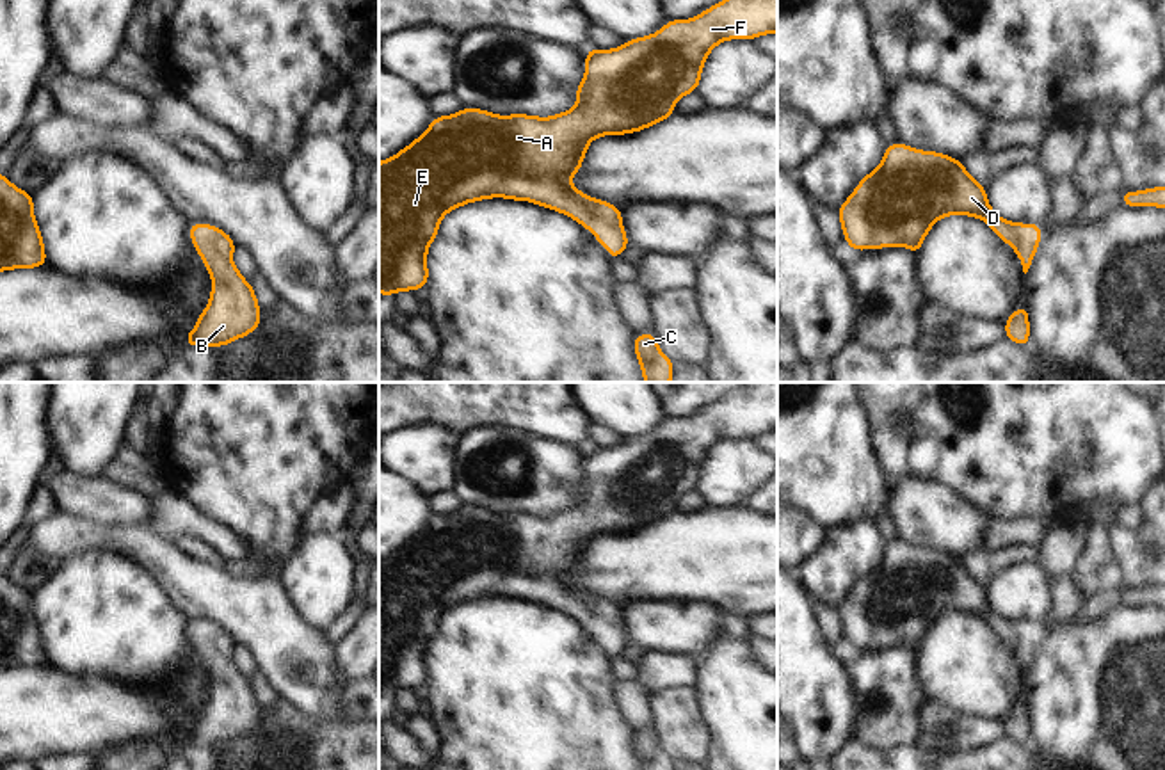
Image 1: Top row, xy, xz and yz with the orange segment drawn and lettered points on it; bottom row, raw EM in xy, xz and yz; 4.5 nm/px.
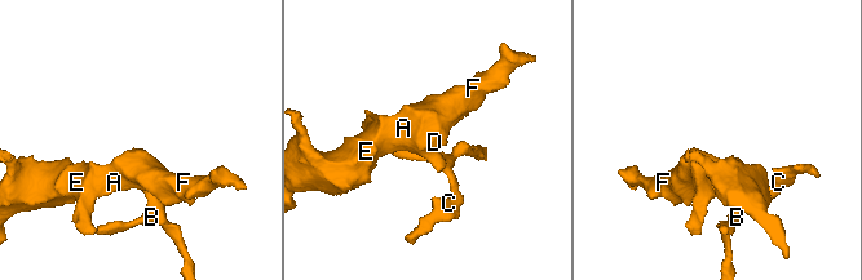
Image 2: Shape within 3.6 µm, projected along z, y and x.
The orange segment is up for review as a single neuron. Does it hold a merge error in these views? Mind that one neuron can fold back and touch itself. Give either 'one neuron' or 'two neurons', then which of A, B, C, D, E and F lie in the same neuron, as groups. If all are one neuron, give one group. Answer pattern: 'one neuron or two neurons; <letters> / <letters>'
one neuron; A B C D E F

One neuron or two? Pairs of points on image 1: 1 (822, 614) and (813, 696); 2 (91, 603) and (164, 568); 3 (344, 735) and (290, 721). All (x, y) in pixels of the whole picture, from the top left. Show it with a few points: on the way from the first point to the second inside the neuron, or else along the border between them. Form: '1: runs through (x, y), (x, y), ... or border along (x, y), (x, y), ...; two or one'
1: border along (811, 603), (826, 648), (842, 662); two
2: border along (118, 550), (136, 557), (159, 580), (176, 609); two
3: runs through (331, 735), (303, 733); one

